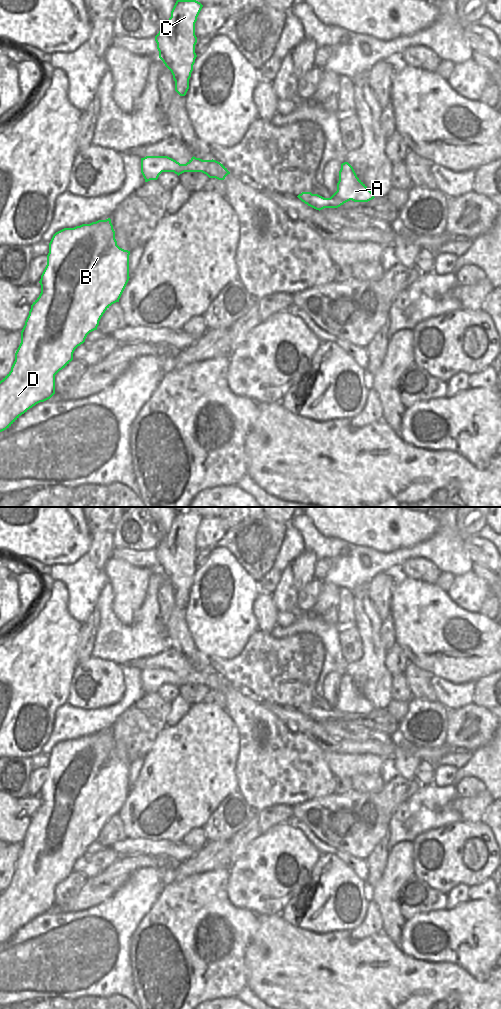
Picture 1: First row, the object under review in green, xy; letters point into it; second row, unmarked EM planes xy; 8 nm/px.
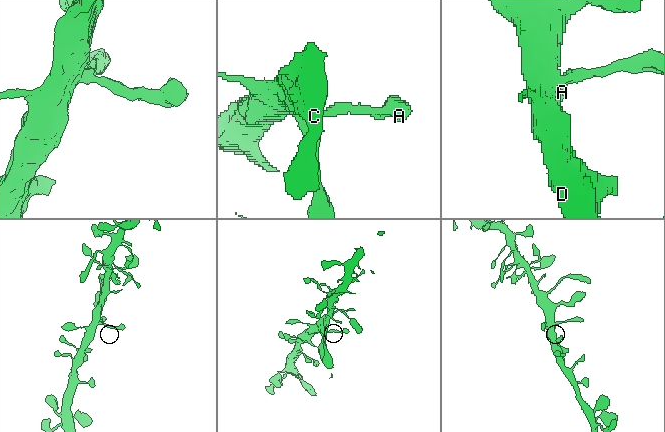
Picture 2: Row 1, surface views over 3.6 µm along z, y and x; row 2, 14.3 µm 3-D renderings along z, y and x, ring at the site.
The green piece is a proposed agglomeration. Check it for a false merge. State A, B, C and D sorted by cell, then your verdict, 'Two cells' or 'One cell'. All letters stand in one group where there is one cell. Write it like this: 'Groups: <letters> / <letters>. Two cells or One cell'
Groups: A B C D. One cell.

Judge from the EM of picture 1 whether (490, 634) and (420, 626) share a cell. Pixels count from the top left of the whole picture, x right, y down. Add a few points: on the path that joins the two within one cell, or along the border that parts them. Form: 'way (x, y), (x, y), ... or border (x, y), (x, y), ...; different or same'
way (473, 624), (466, 617), (454, 615), (437, 626); same

